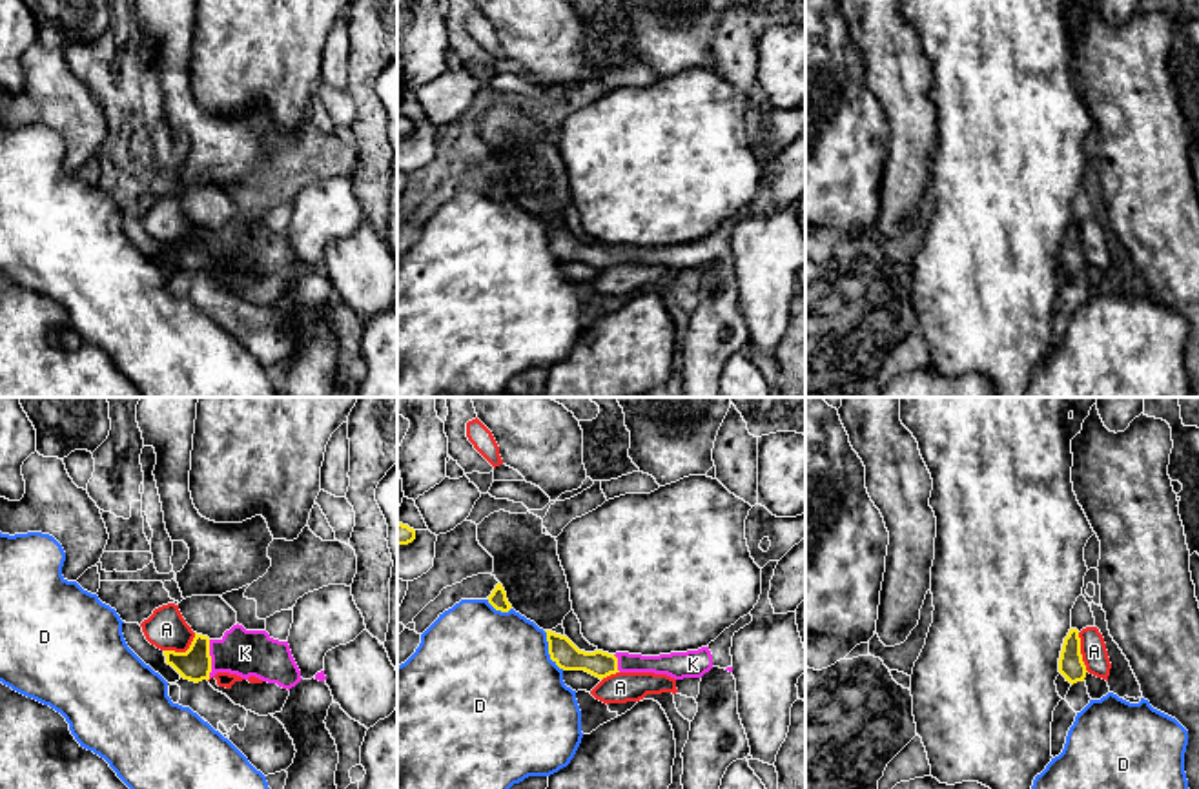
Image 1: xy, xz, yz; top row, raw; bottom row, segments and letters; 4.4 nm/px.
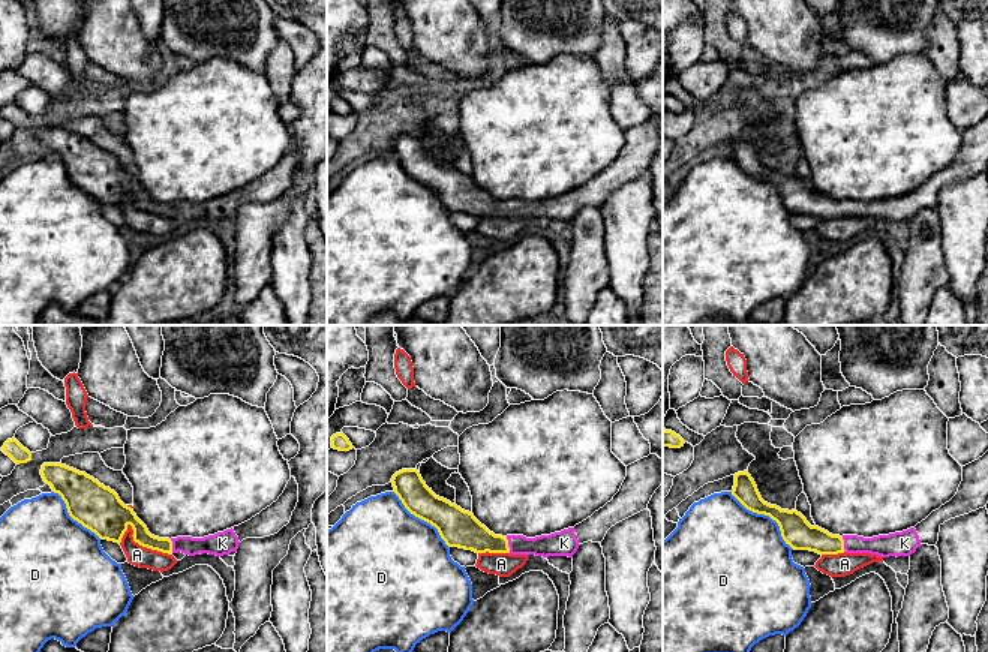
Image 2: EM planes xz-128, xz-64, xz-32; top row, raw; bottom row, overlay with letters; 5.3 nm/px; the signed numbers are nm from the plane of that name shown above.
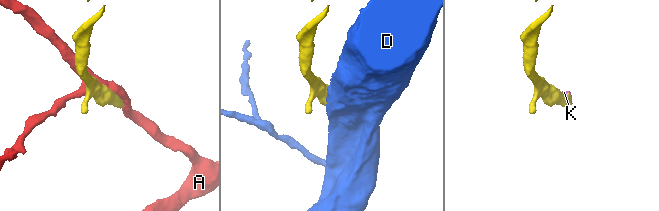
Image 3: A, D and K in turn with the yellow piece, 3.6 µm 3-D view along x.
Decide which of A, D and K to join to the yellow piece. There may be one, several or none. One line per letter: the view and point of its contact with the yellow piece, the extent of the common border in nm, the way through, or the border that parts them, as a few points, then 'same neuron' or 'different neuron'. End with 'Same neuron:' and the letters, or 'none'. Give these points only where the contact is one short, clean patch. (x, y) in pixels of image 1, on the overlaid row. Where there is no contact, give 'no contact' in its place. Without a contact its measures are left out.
A: xy (183, 653) | 170 nm | different neuron
D: xz (549, 651) | 200 nm | different neuron
K: xy (210, 658) | 170 nm | across xy (195, 664), (210, 658), (245, 653) | same neuron
Same neuron: K

